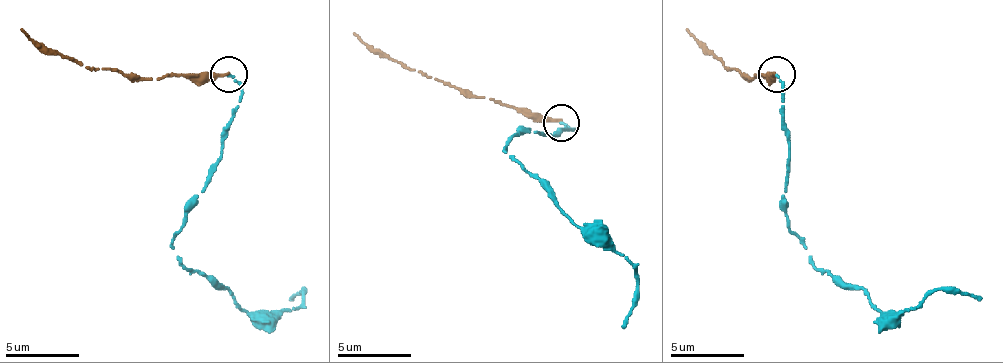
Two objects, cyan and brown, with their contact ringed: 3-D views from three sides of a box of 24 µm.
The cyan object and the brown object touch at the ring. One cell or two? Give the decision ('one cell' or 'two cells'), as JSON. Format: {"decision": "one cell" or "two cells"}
{"decision": "one cell"}

